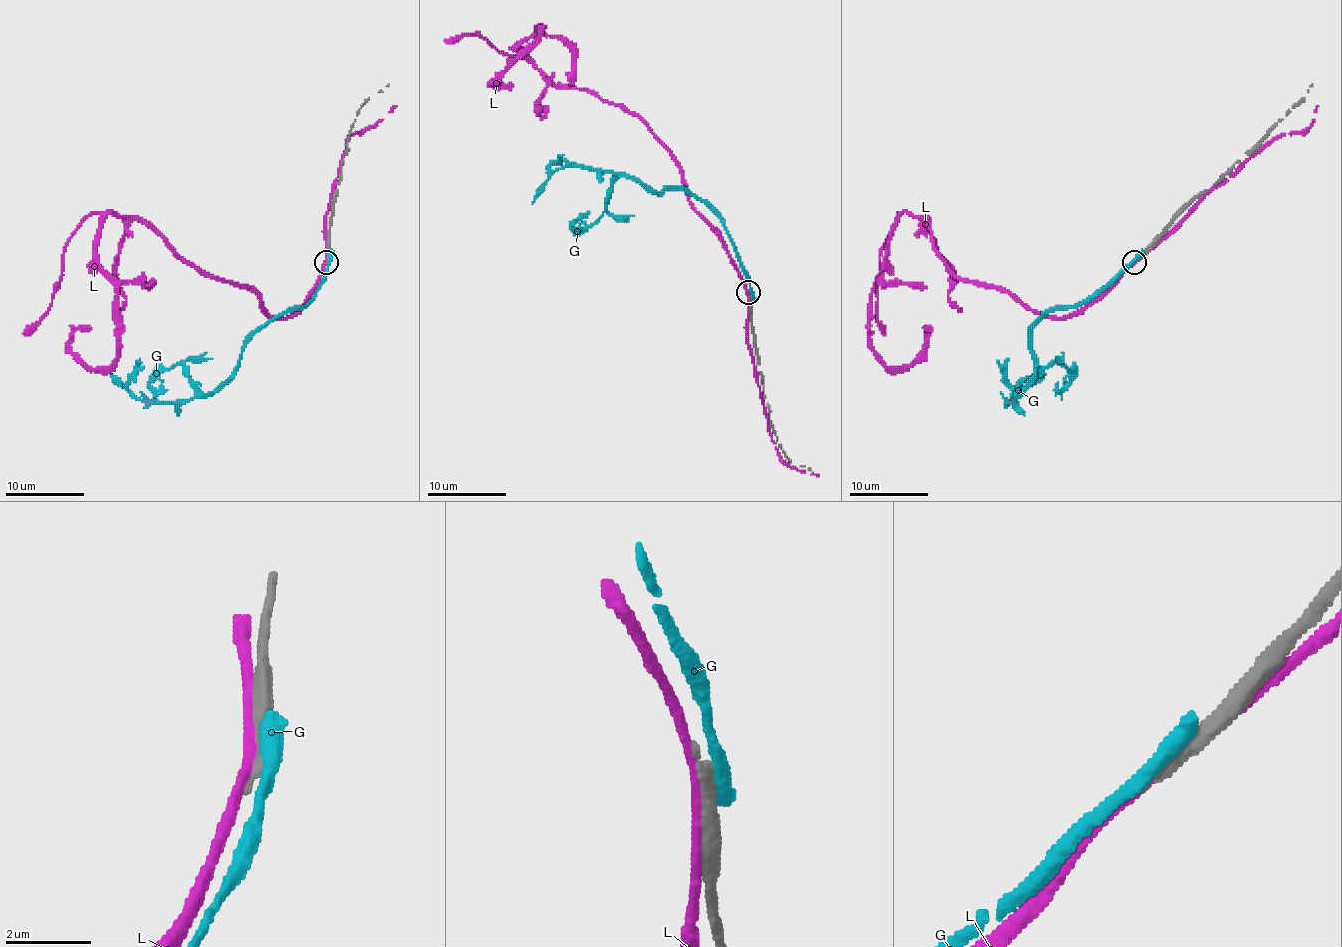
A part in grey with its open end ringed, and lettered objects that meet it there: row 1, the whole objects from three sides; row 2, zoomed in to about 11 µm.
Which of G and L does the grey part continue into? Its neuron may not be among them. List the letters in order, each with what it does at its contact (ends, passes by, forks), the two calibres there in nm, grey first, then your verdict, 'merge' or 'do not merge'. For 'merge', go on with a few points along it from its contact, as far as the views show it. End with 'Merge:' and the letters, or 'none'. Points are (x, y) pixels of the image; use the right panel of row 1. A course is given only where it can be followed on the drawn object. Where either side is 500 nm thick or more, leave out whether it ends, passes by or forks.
G: 340 nm thick on the grey side, 550 nm on the other; do not merge
L: it passes by; 360 nm thick on the grey side, 240 nm on the other; do not merge
Merge: none

